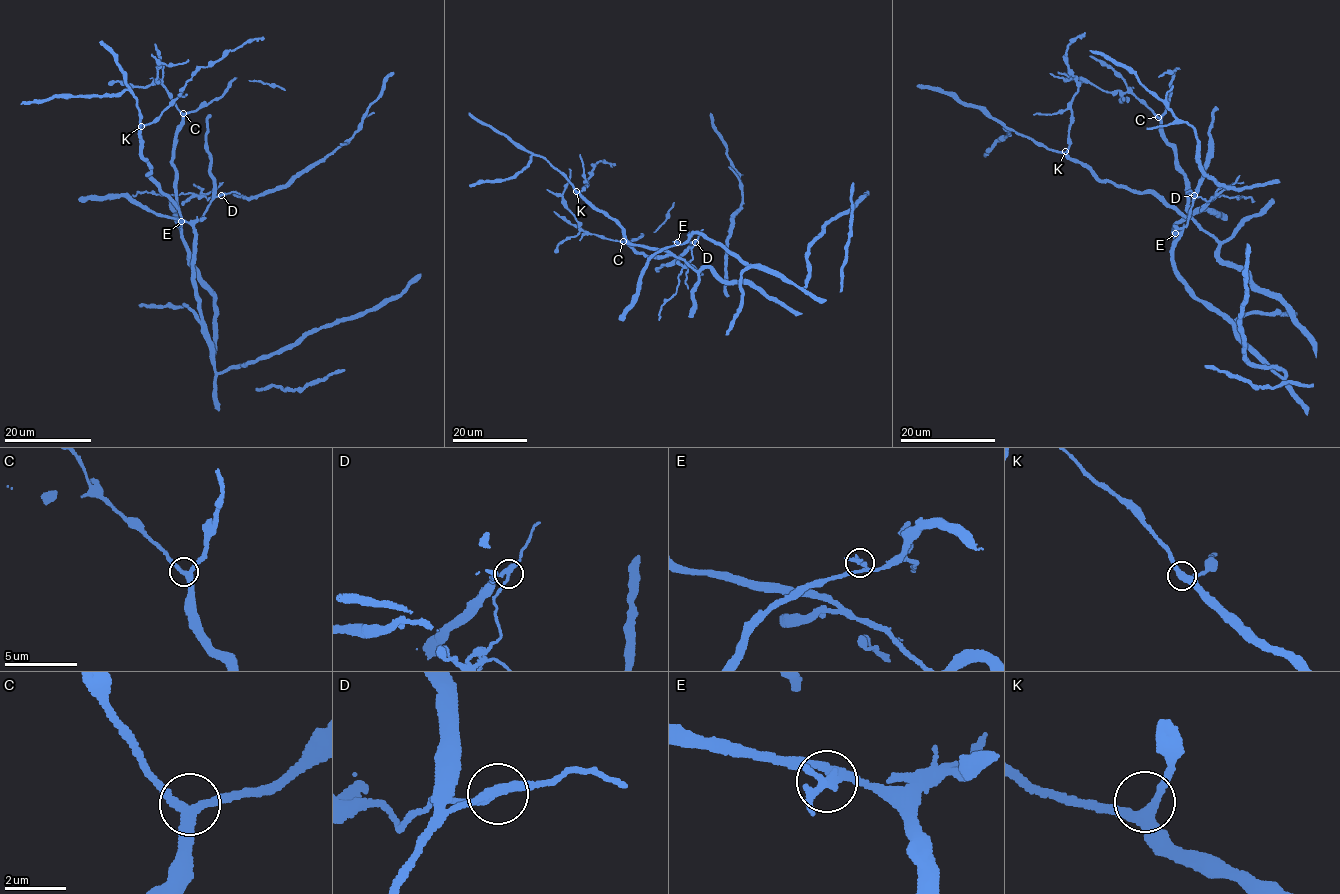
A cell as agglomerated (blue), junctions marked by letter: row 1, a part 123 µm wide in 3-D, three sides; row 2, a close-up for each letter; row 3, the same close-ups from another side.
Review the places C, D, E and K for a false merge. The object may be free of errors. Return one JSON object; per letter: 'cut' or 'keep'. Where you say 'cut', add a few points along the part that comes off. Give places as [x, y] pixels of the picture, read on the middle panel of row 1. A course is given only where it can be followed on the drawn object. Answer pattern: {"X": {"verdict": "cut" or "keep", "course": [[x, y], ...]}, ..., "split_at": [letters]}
{"C": {"verdict": "keep"}, "D": {"verdict": "cut", "course": [[695, 243], [691, 249], [693, 259], [682, 269], [676, 292], [662, 305], [658, 319]]}, "E": {"verdict": "keep"}, "K": {"verdict": "keep"}, "split_at": ["D"]}

